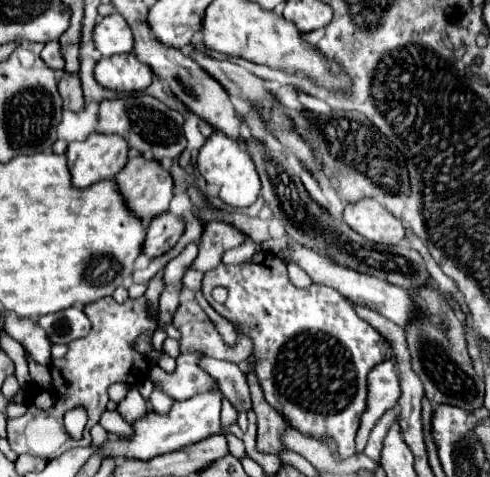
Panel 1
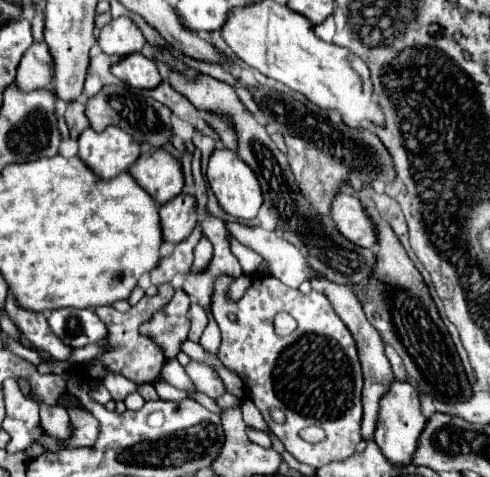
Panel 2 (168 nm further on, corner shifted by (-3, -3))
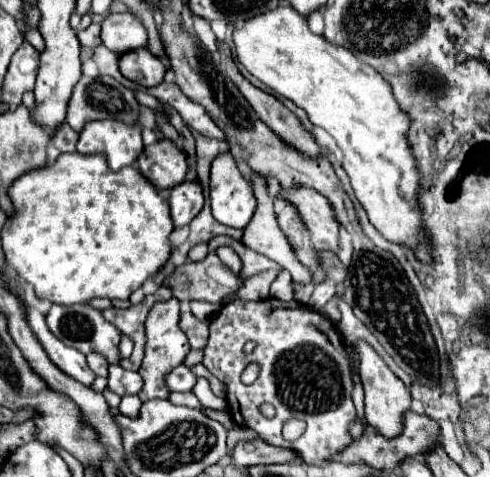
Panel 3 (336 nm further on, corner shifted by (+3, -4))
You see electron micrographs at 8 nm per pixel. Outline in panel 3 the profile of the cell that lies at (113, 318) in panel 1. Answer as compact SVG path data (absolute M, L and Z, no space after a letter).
M164 286L158 288L156 294L150 294L146 296L140 304L136 306L130 306L126 310L120 310L120 308L108 308L104 310L104 316L106 320L114 322L116 328L120 328L122 334L130 336L134 340L134 352L132 352L132 358L128 360L122 360L122 366L126 370L138 370L140 364L142 364L142 358L144 358L144 344L146 344L146 336L144 336L144 320L150 312L150 308L158 302L158 300L170 300L172 298L172 292L166 290Z

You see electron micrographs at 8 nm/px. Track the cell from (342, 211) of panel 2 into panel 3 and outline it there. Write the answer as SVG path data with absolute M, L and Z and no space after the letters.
M296 186L290 192L280 188L278 198L288 200L302 218L304 226L312 236L312 246L316 250L338 252L338 232L340 224L334 220L330 202L308 186Z

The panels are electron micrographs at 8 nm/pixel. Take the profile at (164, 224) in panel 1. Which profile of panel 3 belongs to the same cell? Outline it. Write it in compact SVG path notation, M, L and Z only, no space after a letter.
M198 180L182 182L170 192L170 216L176 228L190 224L204 206L202 186Z

